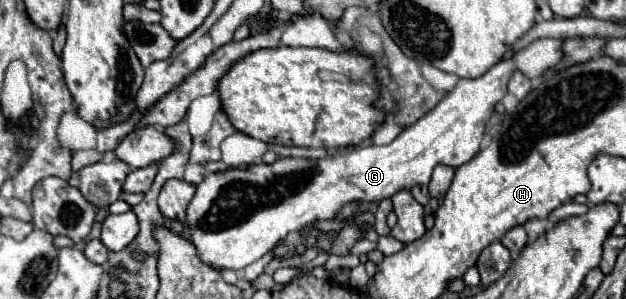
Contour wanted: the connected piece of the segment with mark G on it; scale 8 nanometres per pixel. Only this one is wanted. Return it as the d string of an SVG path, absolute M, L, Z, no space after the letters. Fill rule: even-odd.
M539 38L527 48L515 52L511 58L497 62L487 74L479 78L461 78L459 84L417 124L405 128L391 144L375 146L363 144L357 148L347 148L335 154L325 154L323 158L277 158L273 164L251 164L247 168L231 168L223 172L213 172L197 184L197 192L187 208L187 228L189 238L197 248L199 258L215 268L243 270L251 262L259 260L263 254L271 252L273 246L293 230L301 230L317 220L333 220L343 206L351 202L381 202L391 198L399 190L409 190L413 184L429 184L431 172L437 164L461 166L469 162L481 148L485 124L493 114L493 108L507 94L507 82L513 72L523 72L527 78L543 78L553 70L563 58L565 38Z

